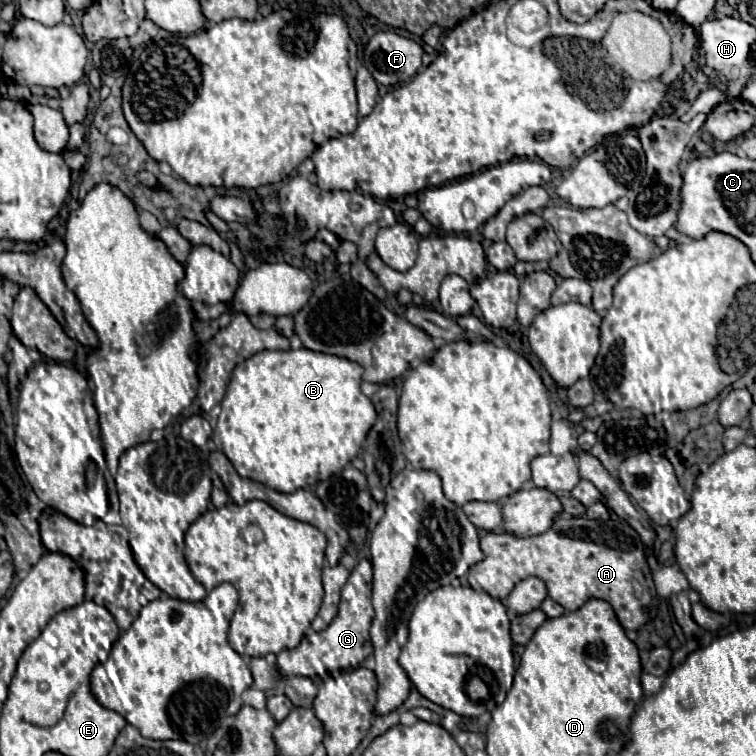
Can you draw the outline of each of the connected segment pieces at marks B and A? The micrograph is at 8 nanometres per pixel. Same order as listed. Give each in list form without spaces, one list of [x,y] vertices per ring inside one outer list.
[[[304,347],[288,351],[260,351],[234,367],[226,395],[220,403],[222,413],[218,415],[212,440],[242,478],[282,493],[292,493],[304,486],[312,487],[312,479],[318,482],[330,478],[332,473],[344,469],[344,465],[358,455],[376,421],[374,405],[362,393],[360,383],[362,367],[344,357],[316,353]]]
[[[556,517],[552,527],[546,533],[526,537],[526,539],[512,537],[502,531],[486,533],[480,539],[480,549],[486,559],[482,559],[470,567],[467,579],[473,589],[486,591],[494,599],[504,601],[518,581],[534,575],[546,583],[548,595],[554,601],[558,601],[566,611],[576,611],[588,599],[596,597],[596,599],[604,599],[612,605],[612,609],[624,629],[636,631],[636,629],[644,627],[650,619],[650,603],[652,603],[652,589],[654,589],[652,573],[650,573],[646,557],[644,557],[644,545],[640,541],[640,535],[622,519],[590,521],[586,517]]]

